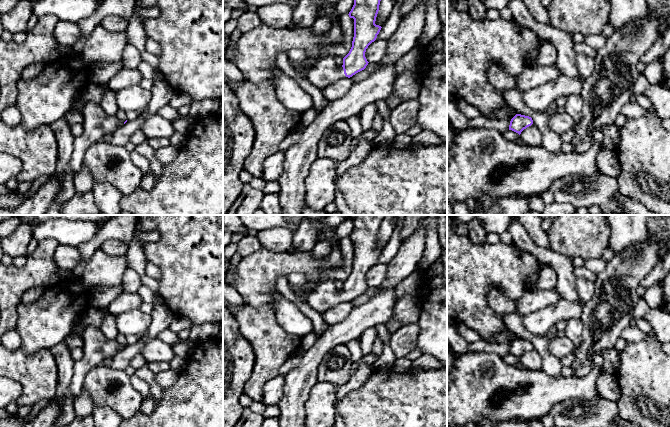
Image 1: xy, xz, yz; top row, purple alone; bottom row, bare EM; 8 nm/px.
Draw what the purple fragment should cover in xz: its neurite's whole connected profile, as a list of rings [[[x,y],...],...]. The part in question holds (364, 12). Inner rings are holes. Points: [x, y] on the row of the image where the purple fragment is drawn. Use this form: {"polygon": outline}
{"polygon": [[[354,0],[354,5],[348,14],[350,18],[354,19],[354,37],[352,47],[349,53],[343,58],[342,66],[338,66],[335,63],[335,57],[332,56],[326,56],[318,60],[306,75],[312,85],[320,90],[323,90],[325,87],[335,84],[345,76],[350,78],[366,68],[369,63],[365,57],[366,49],[376,40],[377,35],[382,28],[381,26],[375,24],[380,1],[381,0]]]}

